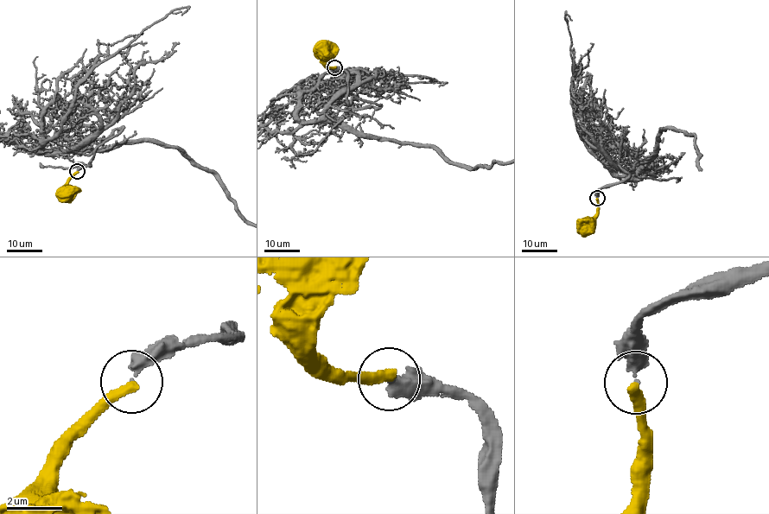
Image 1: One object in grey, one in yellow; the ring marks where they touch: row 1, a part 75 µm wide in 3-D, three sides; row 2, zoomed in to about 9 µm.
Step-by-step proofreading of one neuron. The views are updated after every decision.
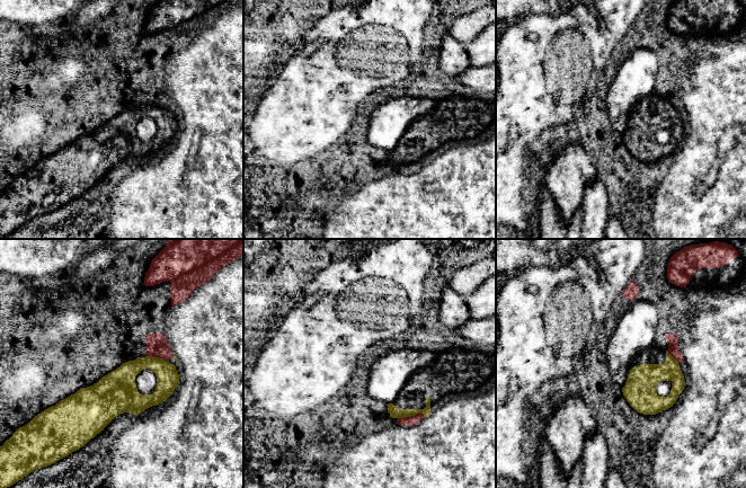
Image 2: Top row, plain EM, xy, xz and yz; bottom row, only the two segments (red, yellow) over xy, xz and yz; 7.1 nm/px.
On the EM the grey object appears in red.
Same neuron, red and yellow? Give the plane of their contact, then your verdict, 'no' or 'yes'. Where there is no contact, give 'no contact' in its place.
meets red in xz; no

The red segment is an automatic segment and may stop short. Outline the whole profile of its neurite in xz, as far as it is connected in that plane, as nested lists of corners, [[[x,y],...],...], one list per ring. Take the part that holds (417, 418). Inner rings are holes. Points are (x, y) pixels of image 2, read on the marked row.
[[[418,412],[417,415],[411,416],[411,417],[399,418],[397,420],[397,424],[401,426],[414,426],[414,425],[419,424],[423,419],[424,419],[424,414]]]

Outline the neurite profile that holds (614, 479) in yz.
[[[610,469],[607,479],[605,481],[605,488],[629,488],[620,472],[615,469]]]

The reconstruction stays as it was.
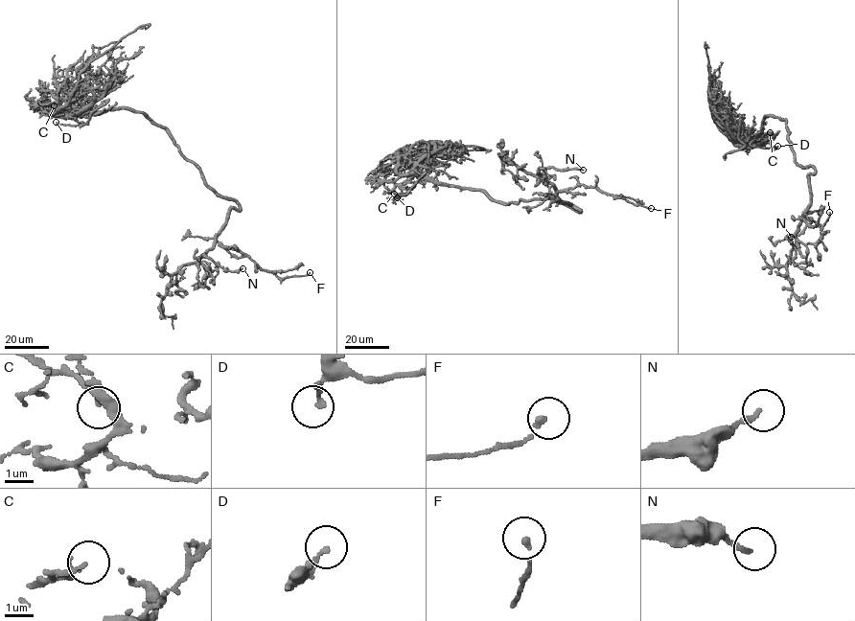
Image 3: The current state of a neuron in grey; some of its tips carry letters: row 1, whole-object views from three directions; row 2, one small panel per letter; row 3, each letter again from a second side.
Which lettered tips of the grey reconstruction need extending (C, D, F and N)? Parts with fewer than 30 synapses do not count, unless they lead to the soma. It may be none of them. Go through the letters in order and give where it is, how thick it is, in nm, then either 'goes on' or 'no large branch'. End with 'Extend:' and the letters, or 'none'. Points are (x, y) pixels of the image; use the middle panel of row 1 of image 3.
C: at (394, 194); 140 nm thick; no large branch
D: at (397, 197); 140 nm thick; no large branch
F: at (651, 208); 160 nm thick; no large branch
N: at (583, 170); 170 nm thick; no large branch
Extend: none

